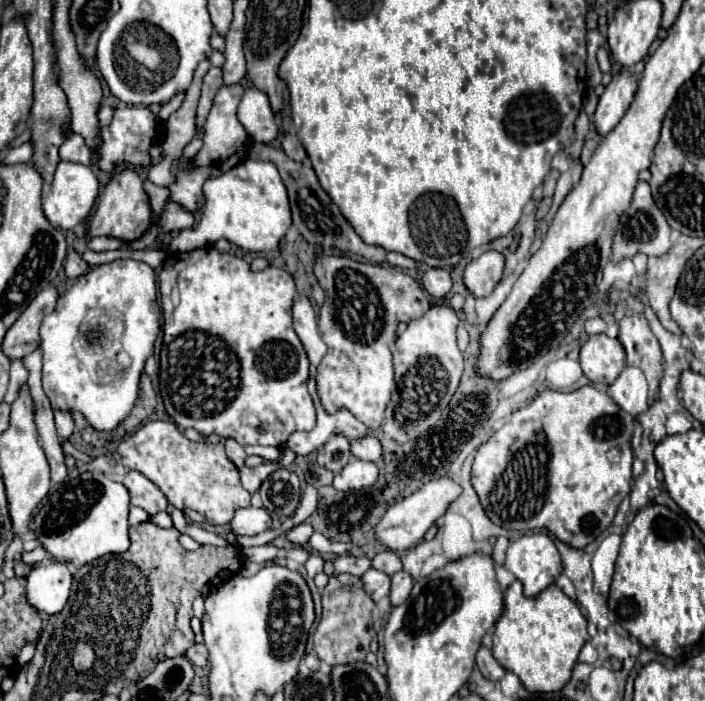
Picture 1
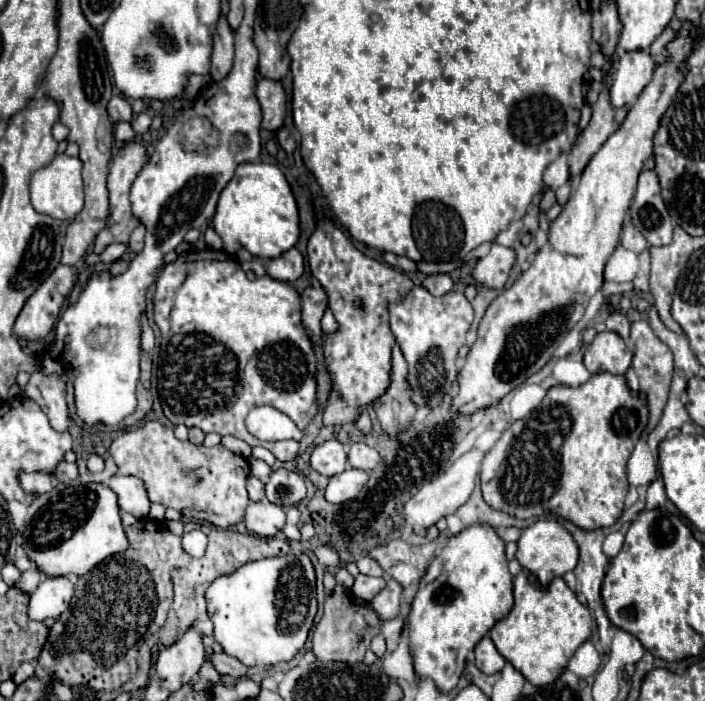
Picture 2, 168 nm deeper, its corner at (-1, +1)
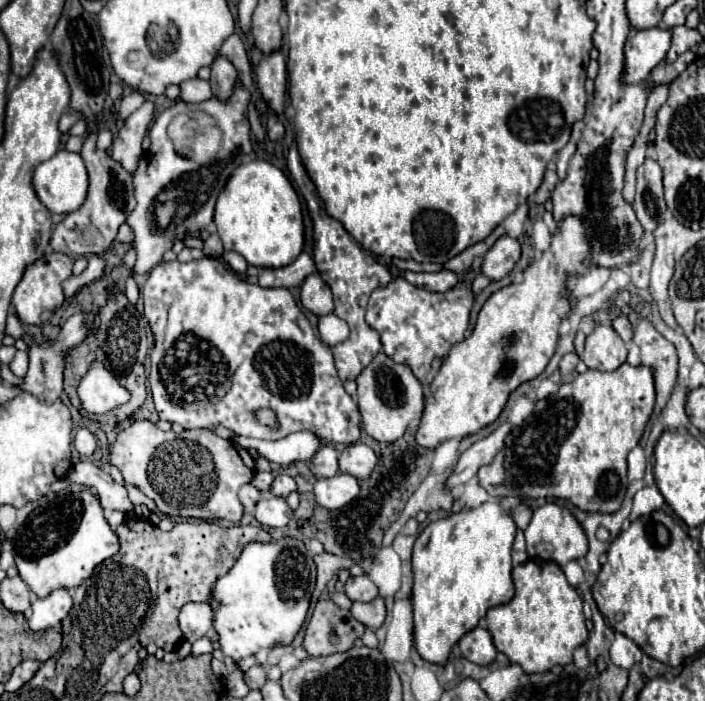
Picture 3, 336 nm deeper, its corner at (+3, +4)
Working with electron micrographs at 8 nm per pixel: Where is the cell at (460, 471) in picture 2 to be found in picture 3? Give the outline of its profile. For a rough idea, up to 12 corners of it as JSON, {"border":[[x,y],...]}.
{"border":[[512,425],[474,443],[458,459],[448,489],[470,481],[504,447]]}

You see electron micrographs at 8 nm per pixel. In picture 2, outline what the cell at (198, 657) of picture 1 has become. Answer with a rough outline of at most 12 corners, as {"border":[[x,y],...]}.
{"border":[[214,652],[208,660],[218,674],[246,676],[248,668],[236,658]]}

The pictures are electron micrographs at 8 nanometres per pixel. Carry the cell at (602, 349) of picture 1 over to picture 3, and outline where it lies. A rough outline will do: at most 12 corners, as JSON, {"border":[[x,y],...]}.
{"border":[[612,325],[586,337],[580,359],[590,369],[614,371],[628,349]]}

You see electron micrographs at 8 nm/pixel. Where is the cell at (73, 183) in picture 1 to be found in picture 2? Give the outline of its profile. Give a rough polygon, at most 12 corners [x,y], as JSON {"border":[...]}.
{"border":[[58,154],[32,176],[32,206],[72,222],[84,208],[82,162]]}

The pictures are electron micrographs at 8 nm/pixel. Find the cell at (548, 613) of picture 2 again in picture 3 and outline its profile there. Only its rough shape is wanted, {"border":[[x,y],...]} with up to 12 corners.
{"border":[[560,565],[512,569],[516,595],[484,617],[524,673],[572,663],[588,639]]}

